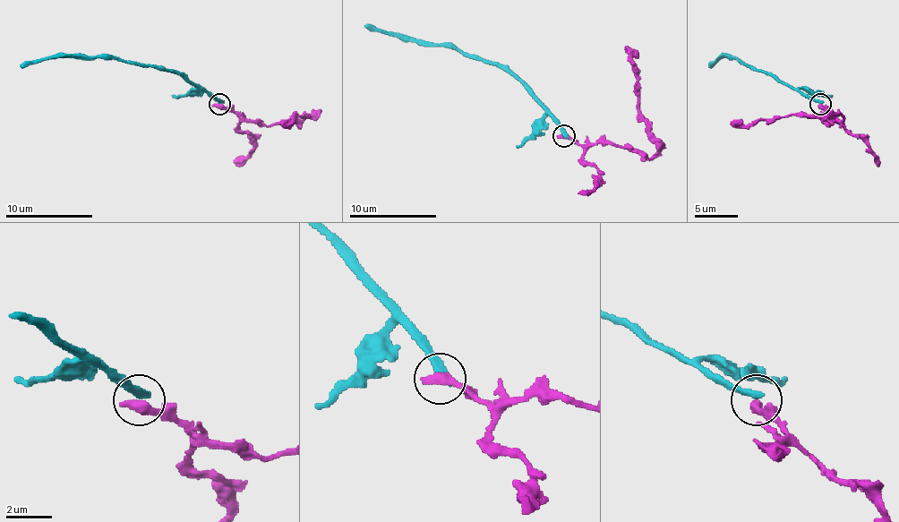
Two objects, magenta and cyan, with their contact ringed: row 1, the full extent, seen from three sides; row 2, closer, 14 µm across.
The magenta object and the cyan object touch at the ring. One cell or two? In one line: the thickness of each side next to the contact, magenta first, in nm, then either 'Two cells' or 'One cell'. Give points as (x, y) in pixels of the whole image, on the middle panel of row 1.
Thickness 500 nm (magenta) against 380 nm. Two cells

